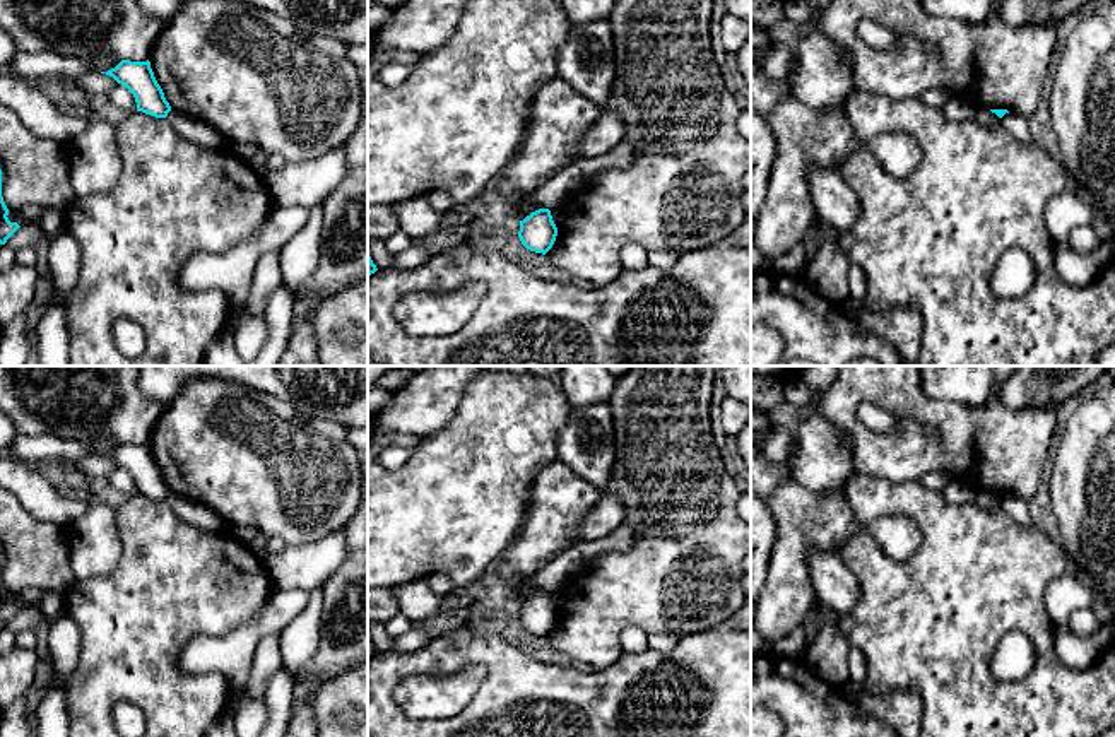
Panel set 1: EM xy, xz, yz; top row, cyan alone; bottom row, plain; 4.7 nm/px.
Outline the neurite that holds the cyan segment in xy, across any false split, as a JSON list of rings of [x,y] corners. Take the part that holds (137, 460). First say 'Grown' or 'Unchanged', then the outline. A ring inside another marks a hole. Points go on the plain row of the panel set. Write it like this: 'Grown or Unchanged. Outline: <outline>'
Unchanged. Outline: [[[121,443],[115,451],[101,455],[125,469],[135,481],[137,494],[156,501],[166,501],[171,494],[161,469],[157,467],[150,445]]]

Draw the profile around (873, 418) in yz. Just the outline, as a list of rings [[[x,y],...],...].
[[[862,402],[857,409],[857,419],[870,431],[891,433],[896,429],[898,422],[893,414],[869,404]]]

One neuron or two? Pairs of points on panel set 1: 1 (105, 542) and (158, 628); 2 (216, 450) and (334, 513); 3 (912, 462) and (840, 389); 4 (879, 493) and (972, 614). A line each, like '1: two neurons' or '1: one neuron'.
1: two neurons
2: one neuron
3: one neuron
4: one neuron

